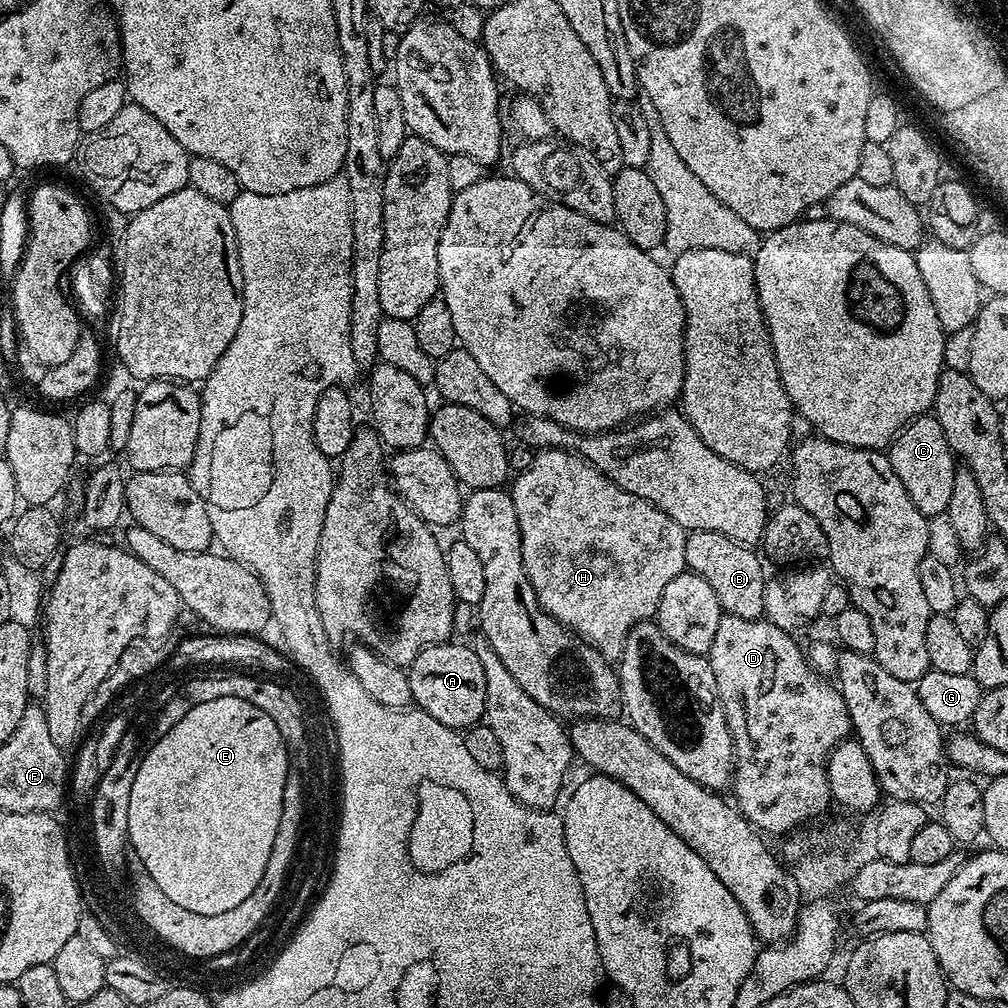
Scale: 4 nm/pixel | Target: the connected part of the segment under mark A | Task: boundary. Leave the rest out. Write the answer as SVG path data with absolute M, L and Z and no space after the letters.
M431 644L428 648L423 648L414 658L412 664L407 665L408 681L410 682L410 692L412 694L412 704L417 709L430 718L442 722L442 726L455 728L457 730L467 730L483 721L486 716L488 699L486 698L486 674L482 662L478 660L475 647L467 648L464 644Z

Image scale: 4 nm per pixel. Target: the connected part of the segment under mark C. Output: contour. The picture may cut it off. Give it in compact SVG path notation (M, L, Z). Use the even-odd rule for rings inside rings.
M935 415L917 416L909 422L892 441L886 455L894 466L894 474L902 478L902 486L906 486L906 494L910 494L914 506L918 506L918 510L922 510L922 514L929 518L943 517L947 513L950 494L954 490L958 460Z

